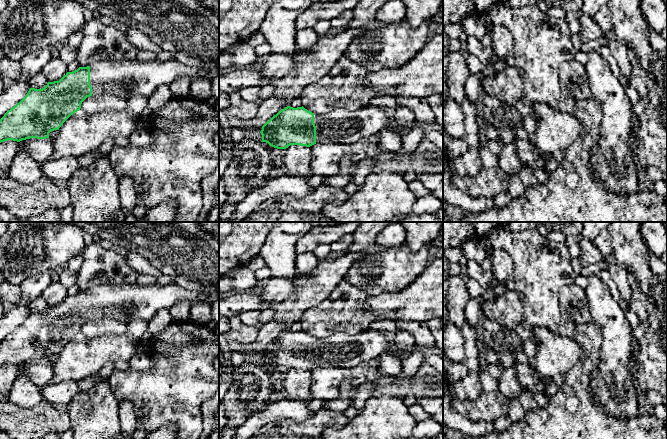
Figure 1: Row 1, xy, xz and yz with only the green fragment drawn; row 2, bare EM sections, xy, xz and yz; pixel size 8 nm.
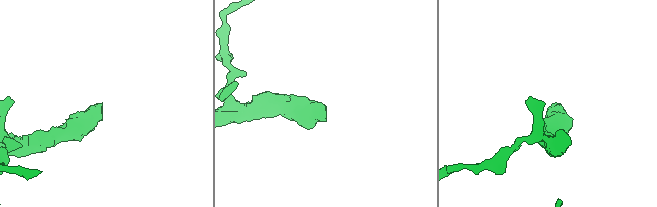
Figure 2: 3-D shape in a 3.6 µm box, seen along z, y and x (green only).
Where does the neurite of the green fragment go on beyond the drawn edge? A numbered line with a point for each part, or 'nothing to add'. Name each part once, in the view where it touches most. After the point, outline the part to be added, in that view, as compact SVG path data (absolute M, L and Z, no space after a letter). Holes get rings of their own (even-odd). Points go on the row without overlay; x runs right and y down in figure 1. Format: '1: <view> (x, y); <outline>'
1: xy (120, 302); M175 282L165 286L134 285L101 285L90 290L90 309L92 320L100 318L112 318L117 321L129 323L131 319L143 319L150 321L153 315L162 308L171 308L173 305L188 301L191 306L198 303L211 302L207 299L205 291L193 291L180 287Z

